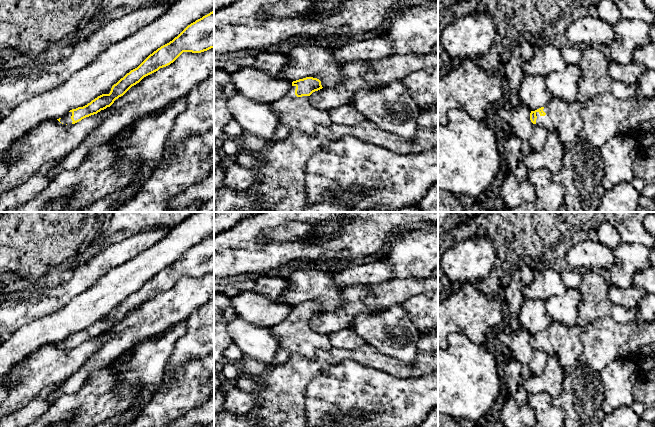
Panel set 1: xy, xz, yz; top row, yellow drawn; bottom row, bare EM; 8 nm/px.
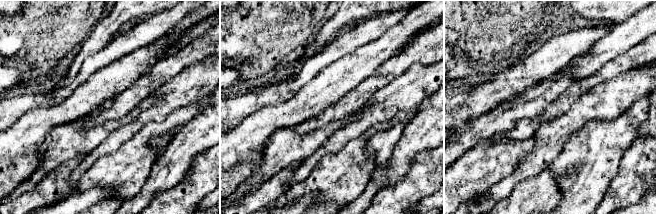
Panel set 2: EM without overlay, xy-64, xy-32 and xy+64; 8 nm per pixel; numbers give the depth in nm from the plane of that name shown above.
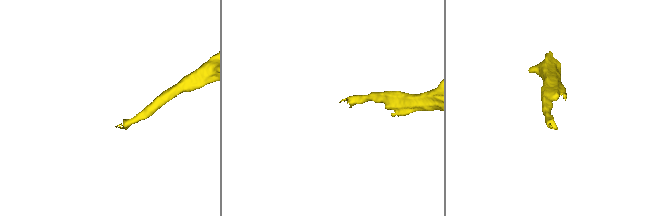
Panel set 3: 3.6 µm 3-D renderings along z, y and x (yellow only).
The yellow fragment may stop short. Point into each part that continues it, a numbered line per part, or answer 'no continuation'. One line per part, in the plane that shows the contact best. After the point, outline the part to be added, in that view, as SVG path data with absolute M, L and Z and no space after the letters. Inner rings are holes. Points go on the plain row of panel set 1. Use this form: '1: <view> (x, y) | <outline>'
1: yz (563, 341) | M552 321L544 330L545 340L536 336L536 348L545 351L548 355L556 355L563 368L572 368L579 365L582 352L580 336L584 328L579 325L568 327L560 322Z

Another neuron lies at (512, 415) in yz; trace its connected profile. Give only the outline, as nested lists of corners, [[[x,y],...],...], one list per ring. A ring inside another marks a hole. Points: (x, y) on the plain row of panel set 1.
[[[511,397],[507,399],[502,410],[501,419],[505,427],[535,426],[535,412],[528,404],[519,406]]]

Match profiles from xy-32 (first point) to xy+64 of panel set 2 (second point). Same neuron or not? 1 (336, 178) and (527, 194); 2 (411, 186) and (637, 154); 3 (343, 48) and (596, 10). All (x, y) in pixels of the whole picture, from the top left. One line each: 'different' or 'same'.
1: same
2: same
3: different

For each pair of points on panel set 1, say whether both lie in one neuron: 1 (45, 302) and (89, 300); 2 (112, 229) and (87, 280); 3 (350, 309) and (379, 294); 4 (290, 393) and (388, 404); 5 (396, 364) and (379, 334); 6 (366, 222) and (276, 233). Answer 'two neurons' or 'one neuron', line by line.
1: two neurons
2: two neurons
3: two neurons
4: two neurons
5: two neurons
6: two neurons

